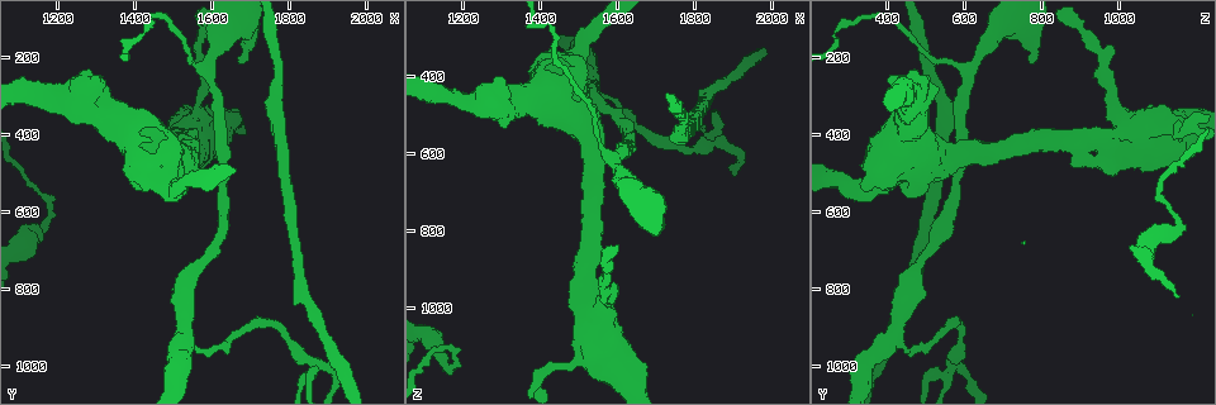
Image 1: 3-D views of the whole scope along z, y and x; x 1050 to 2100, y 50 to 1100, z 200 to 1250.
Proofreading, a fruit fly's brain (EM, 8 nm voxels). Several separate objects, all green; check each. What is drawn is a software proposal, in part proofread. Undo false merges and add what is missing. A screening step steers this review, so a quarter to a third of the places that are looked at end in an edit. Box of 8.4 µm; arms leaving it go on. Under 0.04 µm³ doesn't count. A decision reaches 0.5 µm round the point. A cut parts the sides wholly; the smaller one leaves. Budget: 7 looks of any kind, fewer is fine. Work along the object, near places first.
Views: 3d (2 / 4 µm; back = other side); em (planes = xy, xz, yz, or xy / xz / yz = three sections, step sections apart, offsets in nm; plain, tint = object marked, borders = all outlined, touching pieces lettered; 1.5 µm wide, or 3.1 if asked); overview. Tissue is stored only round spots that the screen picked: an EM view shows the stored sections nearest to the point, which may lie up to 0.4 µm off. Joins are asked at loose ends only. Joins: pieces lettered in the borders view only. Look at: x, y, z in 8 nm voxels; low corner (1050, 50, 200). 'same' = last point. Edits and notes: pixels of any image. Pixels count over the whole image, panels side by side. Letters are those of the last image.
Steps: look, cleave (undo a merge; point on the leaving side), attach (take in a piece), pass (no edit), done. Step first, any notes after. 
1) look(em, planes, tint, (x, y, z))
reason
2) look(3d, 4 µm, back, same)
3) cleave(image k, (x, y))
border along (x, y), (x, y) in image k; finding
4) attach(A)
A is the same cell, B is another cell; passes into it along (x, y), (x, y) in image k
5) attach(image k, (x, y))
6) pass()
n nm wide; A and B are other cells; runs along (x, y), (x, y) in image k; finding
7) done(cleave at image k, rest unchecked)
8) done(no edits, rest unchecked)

look(3d, 4 µm, (1870, 995, 570))
four-way junction

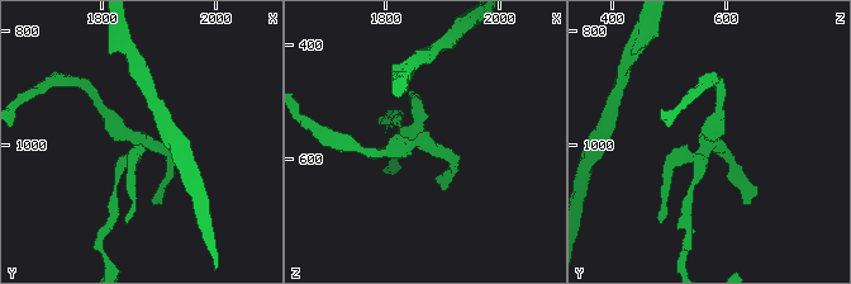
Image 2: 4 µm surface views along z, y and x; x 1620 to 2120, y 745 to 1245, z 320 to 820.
look(em, xy, step 8, tint, (1865, 985, 580))
4 arms; need the tissue

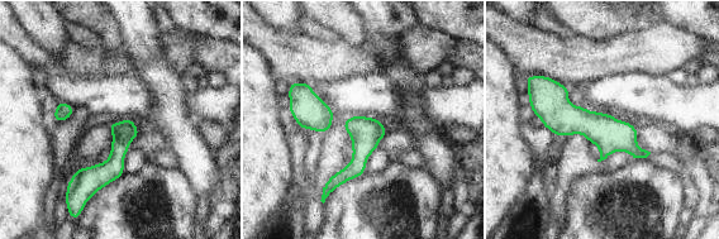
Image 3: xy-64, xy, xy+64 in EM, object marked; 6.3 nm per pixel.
look(em, xy, step 8, borders, same)
what lies round it

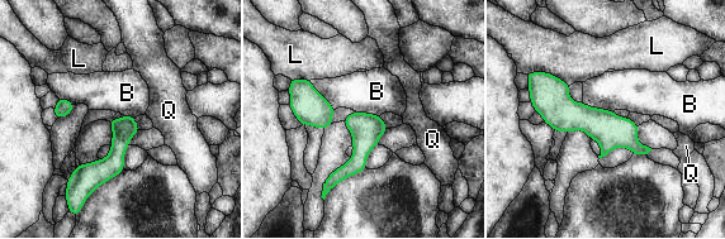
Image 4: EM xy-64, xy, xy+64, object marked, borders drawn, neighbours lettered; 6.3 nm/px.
pass()
B touches over 260 nm; B, L and Q are other cells; runs along (535, 99), (645, 149) in image 4; all the same neuron

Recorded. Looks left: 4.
look(em, planes, borders, (1670, 215, 775))
free end

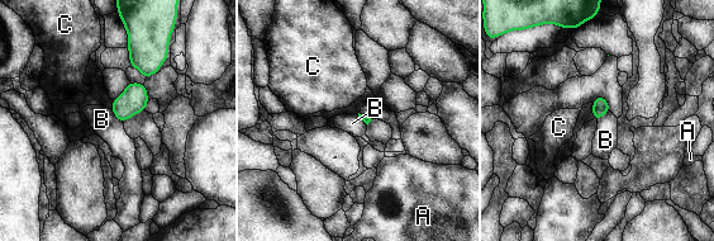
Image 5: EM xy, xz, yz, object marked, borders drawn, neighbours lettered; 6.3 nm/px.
pass()
B touches over 120 nm; A, B and C are other cells; border along (110, 109), (122, 122) in image 5; none of them fits

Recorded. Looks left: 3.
look(3d, 2 µm, (1310, 280, 530))
thick end

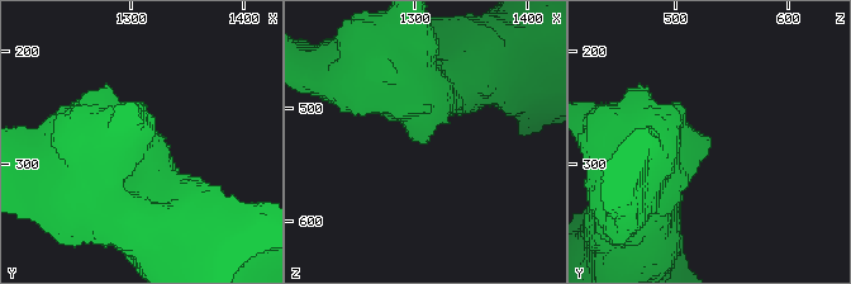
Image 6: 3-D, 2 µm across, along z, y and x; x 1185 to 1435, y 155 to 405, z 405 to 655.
look(em, xy, step 4, tint, (1312, 282, 532))
need the tissue

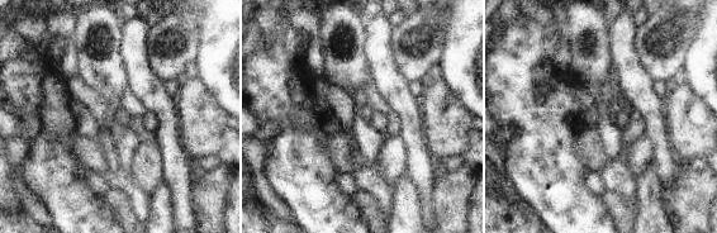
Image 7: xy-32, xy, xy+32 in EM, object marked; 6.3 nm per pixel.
look(em, planes, borders, same)

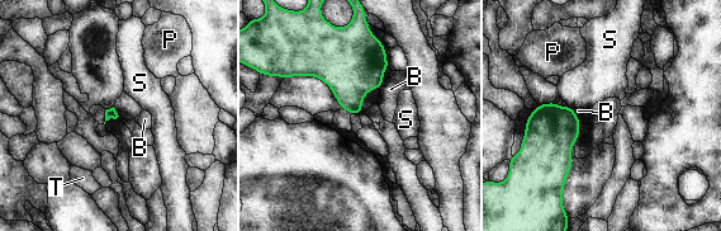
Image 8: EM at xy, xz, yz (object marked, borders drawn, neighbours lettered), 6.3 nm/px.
pass()
B, P, S and T are other cells; none of them fits

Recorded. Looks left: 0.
done(no edits, rest unchecked)

